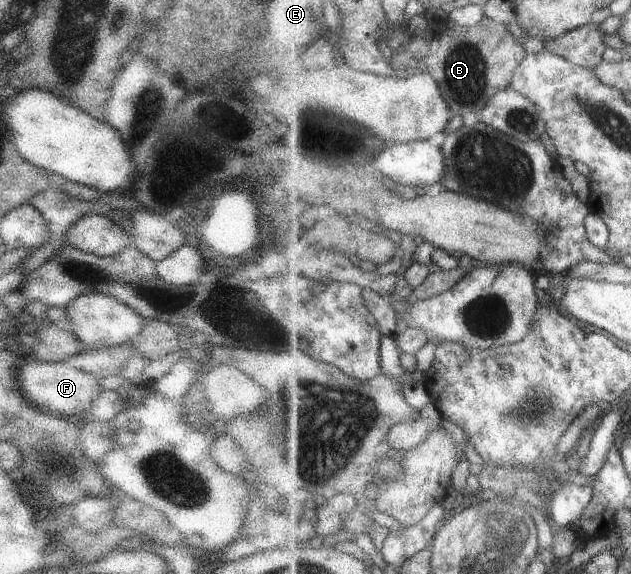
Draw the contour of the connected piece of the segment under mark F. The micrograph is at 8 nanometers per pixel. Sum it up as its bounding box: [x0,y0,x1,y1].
[17,362,103,416]

